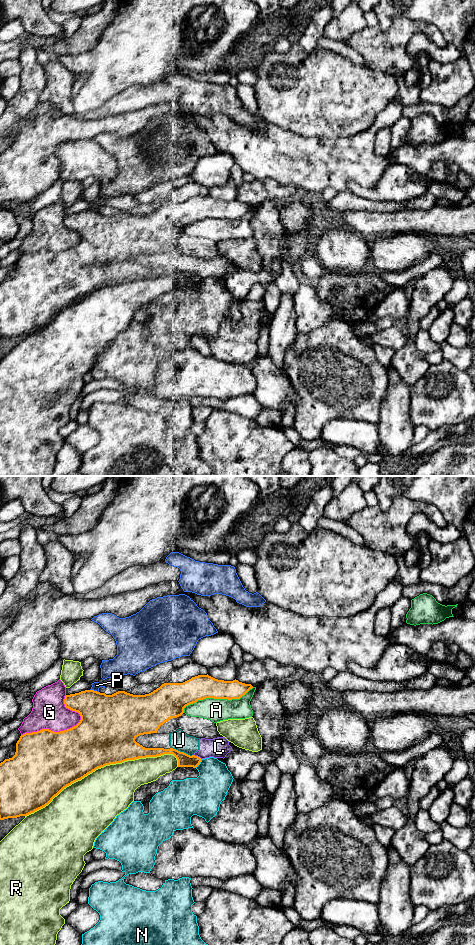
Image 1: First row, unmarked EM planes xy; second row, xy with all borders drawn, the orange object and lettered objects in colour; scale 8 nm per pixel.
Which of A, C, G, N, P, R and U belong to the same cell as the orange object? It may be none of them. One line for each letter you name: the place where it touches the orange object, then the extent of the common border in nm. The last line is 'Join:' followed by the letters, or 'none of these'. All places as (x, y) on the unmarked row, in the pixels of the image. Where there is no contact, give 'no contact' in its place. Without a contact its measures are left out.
Join: none of these

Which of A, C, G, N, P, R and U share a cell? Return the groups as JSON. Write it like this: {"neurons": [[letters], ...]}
{"neurons": [["A"], ["C", "U"], ["G"], ["N"], ["P"], ["R"]]}

